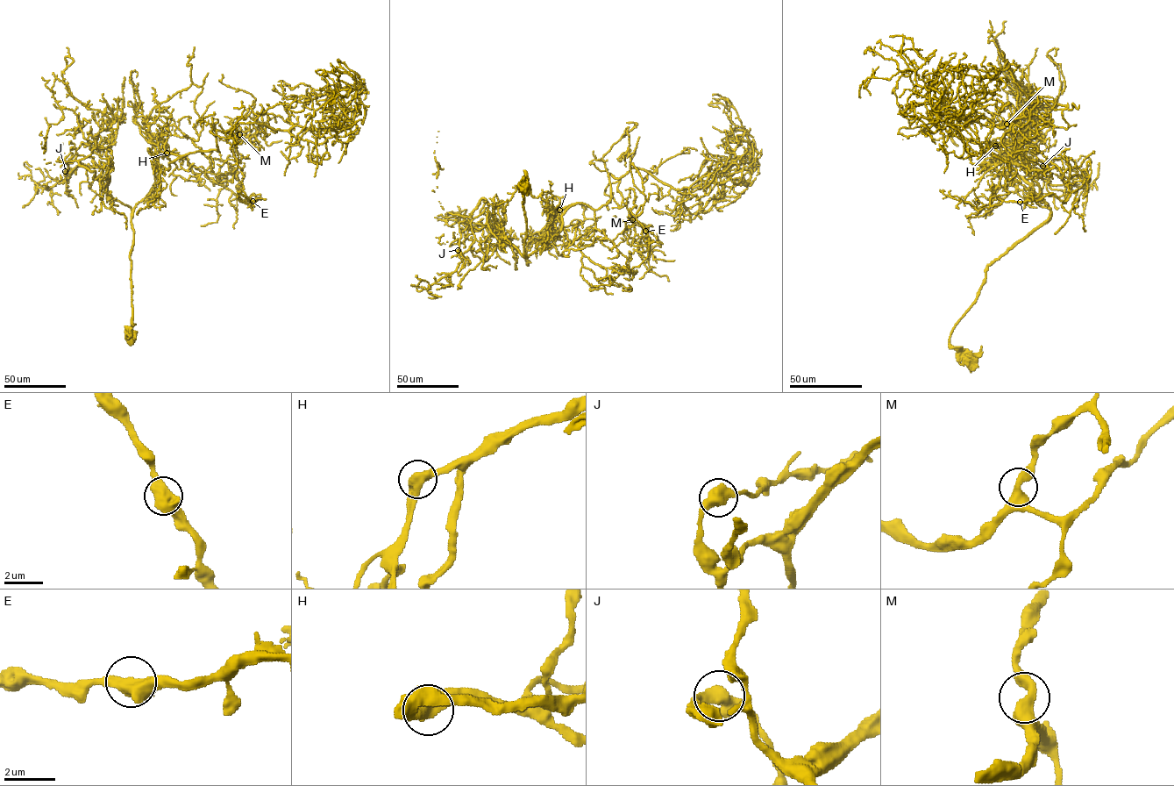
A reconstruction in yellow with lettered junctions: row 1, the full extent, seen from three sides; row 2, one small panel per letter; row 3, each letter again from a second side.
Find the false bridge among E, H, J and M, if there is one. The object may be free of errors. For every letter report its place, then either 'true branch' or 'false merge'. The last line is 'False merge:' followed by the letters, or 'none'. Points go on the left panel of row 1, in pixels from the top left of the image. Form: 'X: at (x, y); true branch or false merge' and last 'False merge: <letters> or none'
E: at (252, 201); true branch
H: at (167, 153); true branch
J: at (65, 171); true branch
M: at (239, 134); true branch
False merge: none

